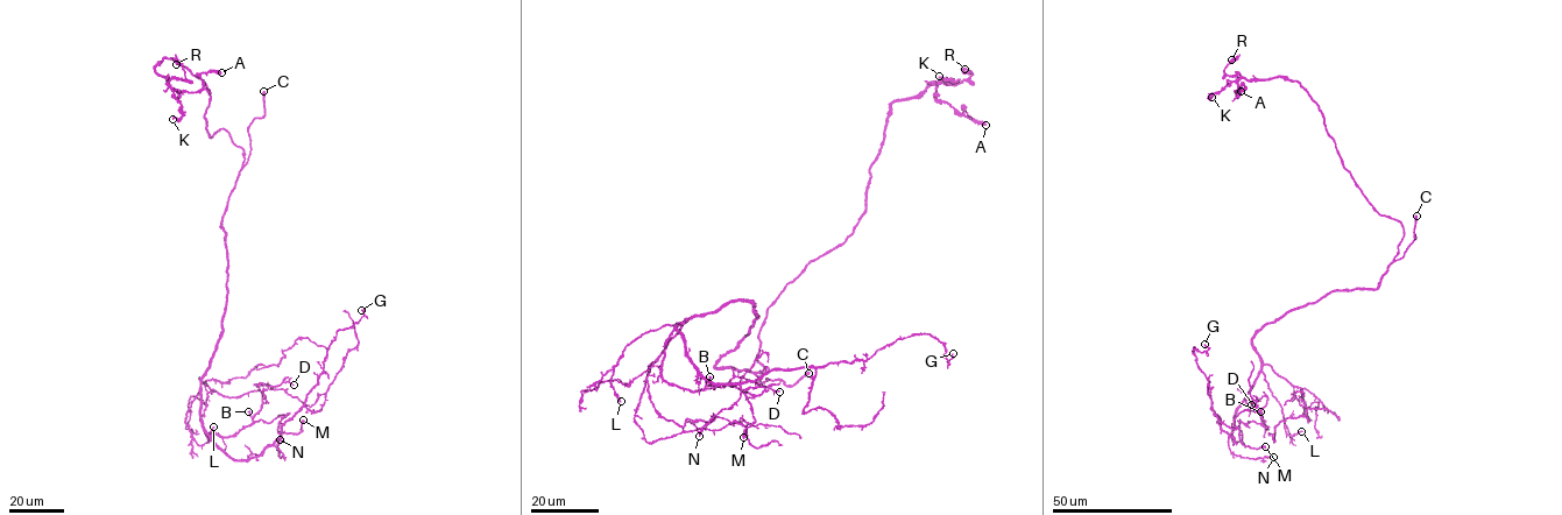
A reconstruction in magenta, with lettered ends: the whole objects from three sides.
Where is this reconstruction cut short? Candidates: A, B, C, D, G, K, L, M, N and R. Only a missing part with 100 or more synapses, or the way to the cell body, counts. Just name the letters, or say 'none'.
C

